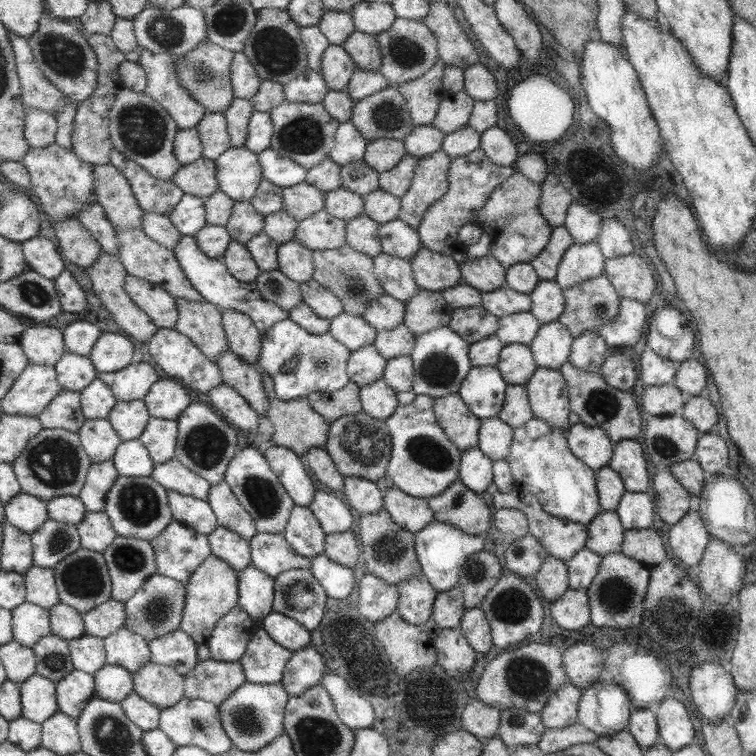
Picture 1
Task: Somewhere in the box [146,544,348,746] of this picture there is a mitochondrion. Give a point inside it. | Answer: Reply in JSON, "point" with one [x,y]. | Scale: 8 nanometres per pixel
{"point":[248,723]}

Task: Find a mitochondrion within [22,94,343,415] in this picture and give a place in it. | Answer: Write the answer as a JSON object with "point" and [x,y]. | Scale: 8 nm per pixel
{"point":[142,128]}

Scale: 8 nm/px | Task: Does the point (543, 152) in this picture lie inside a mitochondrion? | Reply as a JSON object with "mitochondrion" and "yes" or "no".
{"mitochondrion":"no"}

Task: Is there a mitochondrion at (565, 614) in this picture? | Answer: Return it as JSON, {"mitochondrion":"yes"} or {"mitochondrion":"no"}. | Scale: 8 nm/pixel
{"mitochondrion":"no"}

